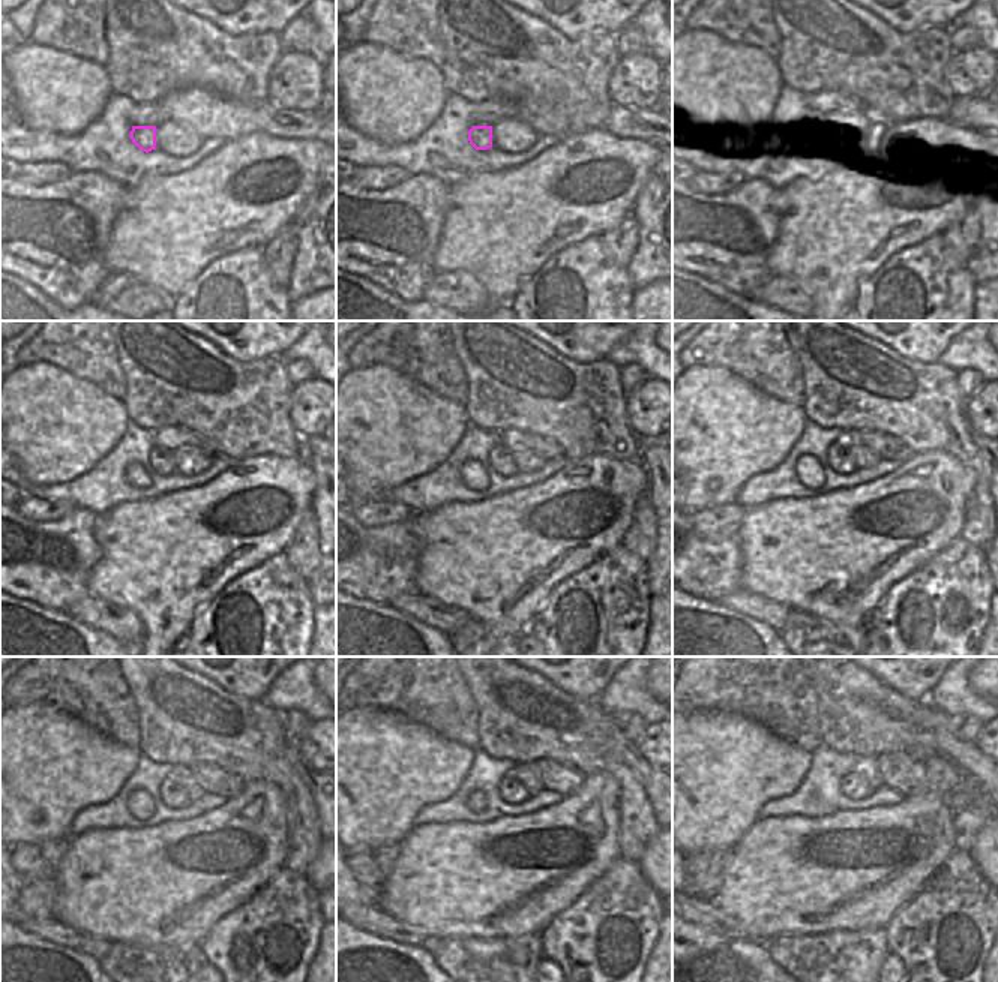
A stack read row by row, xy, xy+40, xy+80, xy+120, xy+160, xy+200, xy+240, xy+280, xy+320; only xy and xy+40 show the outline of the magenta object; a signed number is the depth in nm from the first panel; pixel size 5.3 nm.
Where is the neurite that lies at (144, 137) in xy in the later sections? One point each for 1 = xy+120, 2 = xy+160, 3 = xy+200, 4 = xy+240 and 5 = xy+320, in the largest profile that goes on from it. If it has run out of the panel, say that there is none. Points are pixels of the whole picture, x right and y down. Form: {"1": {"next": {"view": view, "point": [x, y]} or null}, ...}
{"1": {"next": {"view": "xy+120", "point": [161, 459]}}, "2": {"next": {"view": "xy+160", "point": [500, 458]}}, "3": {"next": {"view": "xy+200", "point": [841, 461]}}, "4": {"next": {"view": "xy+240", "point": [173, 795]}}, "5": {"next": {"view": "xy+320", "point": [853, 786]}}}

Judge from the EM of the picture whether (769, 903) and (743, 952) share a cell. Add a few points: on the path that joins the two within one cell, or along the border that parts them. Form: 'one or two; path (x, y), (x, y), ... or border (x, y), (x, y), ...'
two; border (748, 937), (763, 943)

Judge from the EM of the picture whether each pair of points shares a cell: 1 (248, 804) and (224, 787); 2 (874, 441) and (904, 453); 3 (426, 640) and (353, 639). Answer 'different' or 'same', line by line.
1: different
2: same
3: same

